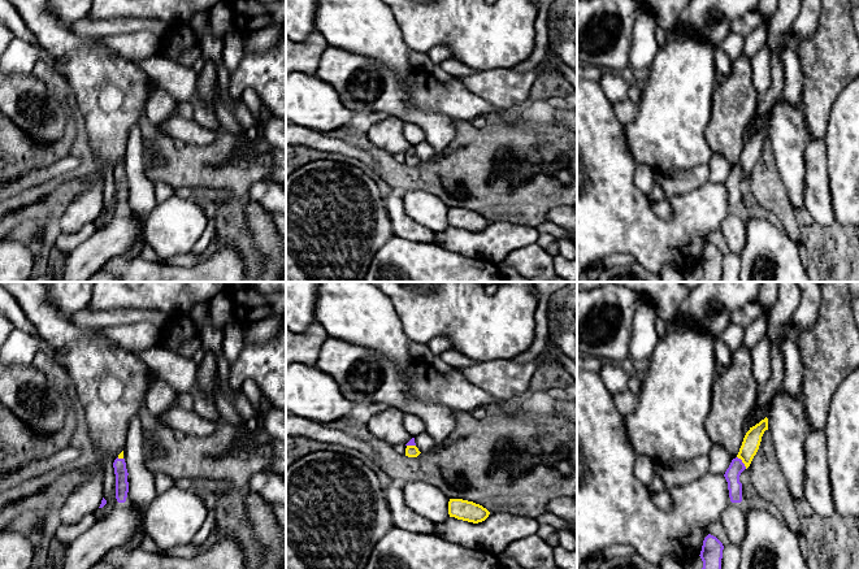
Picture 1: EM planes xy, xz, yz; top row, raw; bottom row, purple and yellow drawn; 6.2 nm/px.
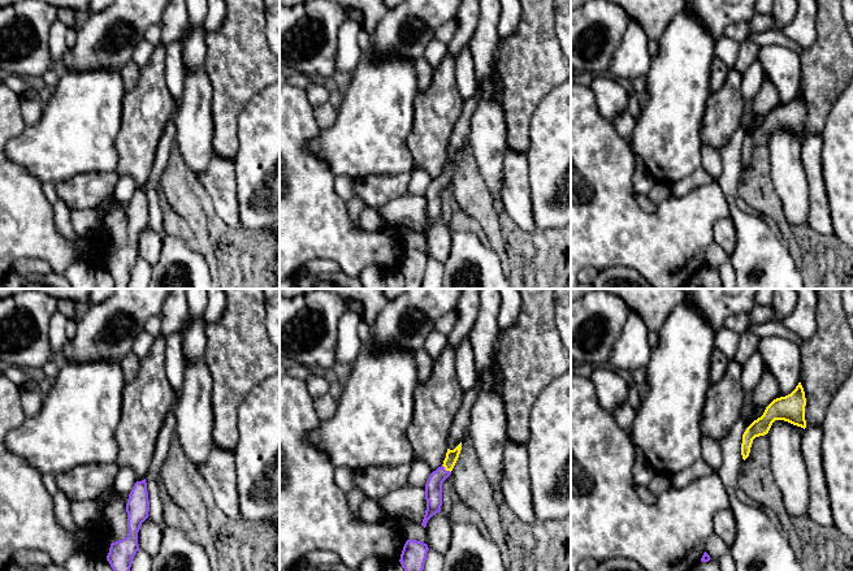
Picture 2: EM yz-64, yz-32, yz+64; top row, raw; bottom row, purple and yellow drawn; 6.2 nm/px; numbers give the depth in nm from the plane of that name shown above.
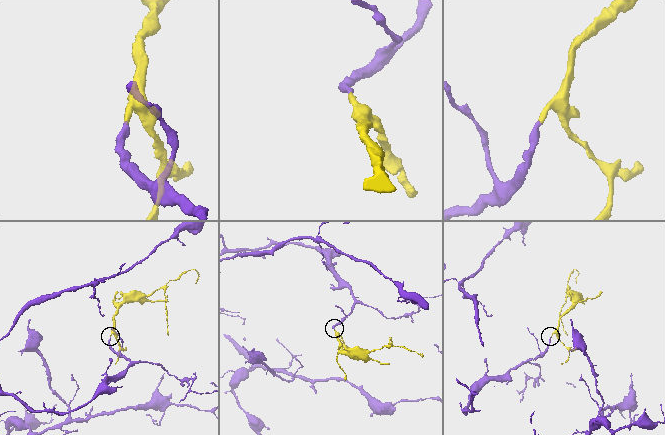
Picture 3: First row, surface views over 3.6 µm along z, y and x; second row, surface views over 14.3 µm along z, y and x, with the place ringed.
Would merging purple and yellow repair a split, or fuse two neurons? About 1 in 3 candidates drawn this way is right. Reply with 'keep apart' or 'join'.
join

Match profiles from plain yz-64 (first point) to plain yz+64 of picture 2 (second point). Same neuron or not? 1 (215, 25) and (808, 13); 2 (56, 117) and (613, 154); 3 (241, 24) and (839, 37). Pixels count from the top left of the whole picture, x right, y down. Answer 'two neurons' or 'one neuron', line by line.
1: one neuron
2: two neurons
3: one neuron

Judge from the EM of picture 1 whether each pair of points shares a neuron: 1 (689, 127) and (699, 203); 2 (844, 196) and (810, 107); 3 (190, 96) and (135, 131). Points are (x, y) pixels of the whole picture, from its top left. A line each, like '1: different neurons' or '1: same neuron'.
1: different neurons
2: different neurons
3: different neurons

